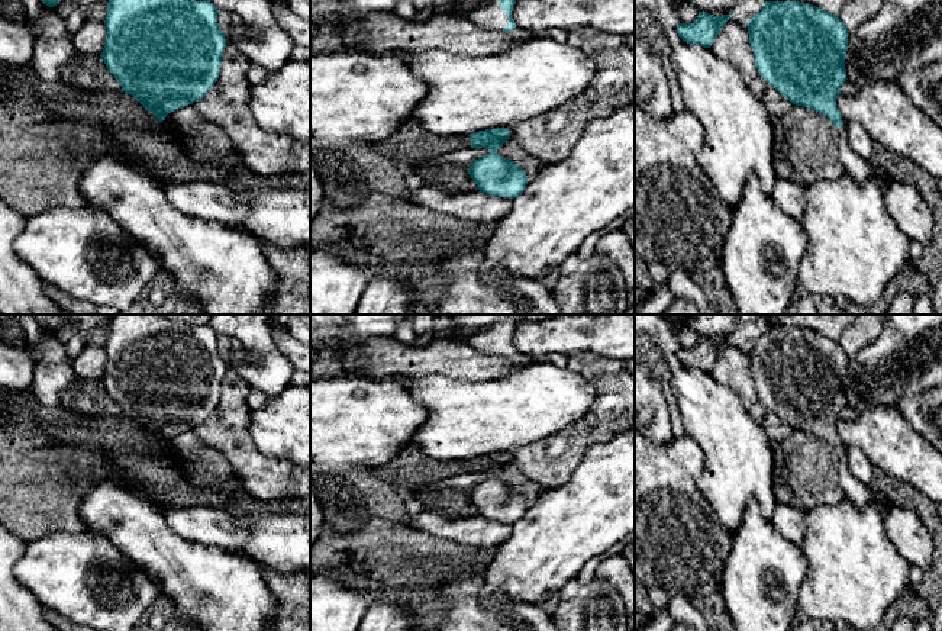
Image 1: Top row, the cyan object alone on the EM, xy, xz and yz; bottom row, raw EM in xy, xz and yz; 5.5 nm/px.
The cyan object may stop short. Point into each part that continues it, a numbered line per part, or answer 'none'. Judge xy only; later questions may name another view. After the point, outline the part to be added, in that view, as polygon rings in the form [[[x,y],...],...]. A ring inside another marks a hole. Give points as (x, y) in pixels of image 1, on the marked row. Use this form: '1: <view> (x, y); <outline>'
none

